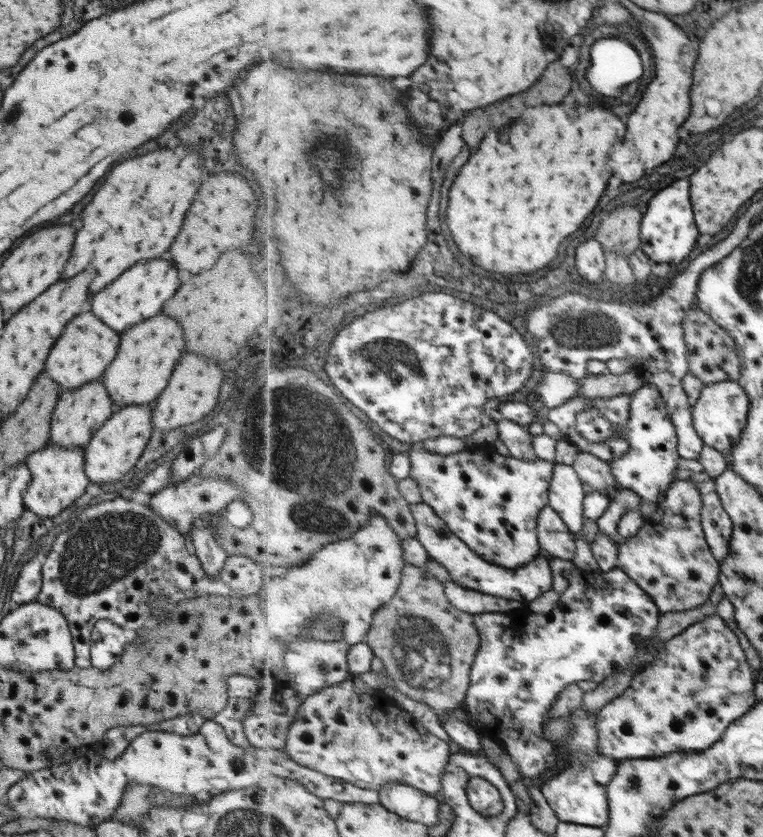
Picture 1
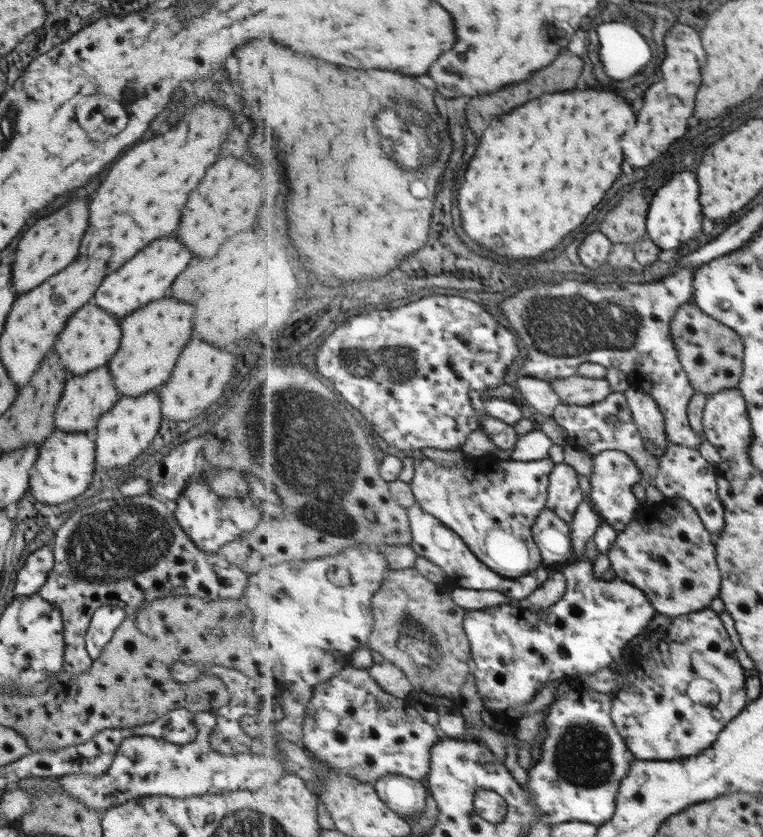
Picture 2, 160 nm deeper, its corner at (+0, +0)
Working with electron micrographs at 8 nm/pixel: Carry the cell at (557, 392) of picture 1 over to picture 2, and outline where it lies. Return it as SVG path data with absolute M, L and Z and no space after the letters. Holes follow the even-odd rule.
M523 375L516 381L516 387L528 404L537 411L540 419L553 417L555 409L562 403L550 381Z

